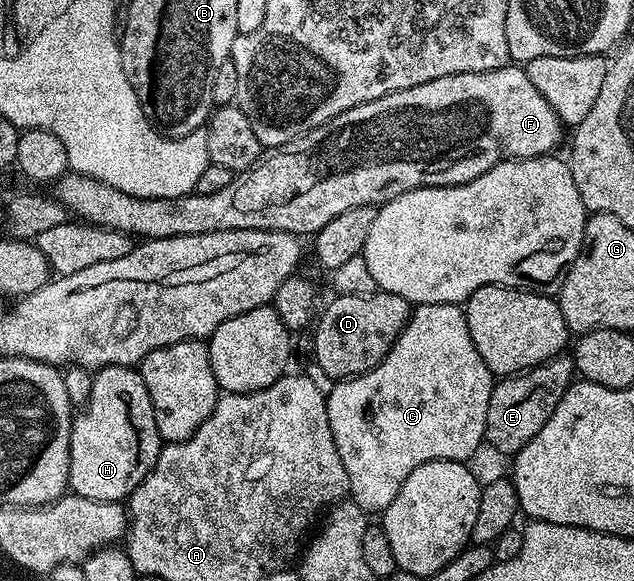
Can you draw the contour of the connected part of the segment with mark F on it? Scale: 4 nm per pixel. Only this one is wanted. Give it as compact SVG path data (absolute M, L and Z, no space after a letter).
M507 65L496 68L493 71L484 72L462 72L454 73L452 76L438 77L437 80L426 81L425 84L414 85L413 88L402 89L391 92L386 96L378 97L377 100L358 105L354 109L346 109L338 117L326 121L322 126L316 127L313 131L307 131L305 135L299 135L289 143L283 143L277 147L265 150L254 165L245 171L237 171L233 174L230 185L224 186L219 193L206 193L205 195L191 194L179 195L173 199L151 199L150 197L134 197L130 193L122 193L122 189L114 189L114 185L106 185L106 181L98 181L94 177L80 175L76 171L69 170L60 176L55 184L55 198L63 207L68 208L69 216L77 220L92 223L96 227L105 227L111 231L120 231L124 235L130 235L140 241L150 239L169 239L170 237L190 237L202 233L218 233L219 231L237 231L238 229L250 229L251 231L285 231L297 237L315 236L317 231L326 225L326 221L334 221L338 213L346 213L351 207L370 207L383 205L388 200L398 197L402 193L412 191L416 187L453 187L466 181L474 181L486 169L498 165L503 159L529 159L535 155L546 155L555 152L556 146L560 143L560 130L562 124L550 105L534 85L530 85L530 77L527 70L520 65Z

